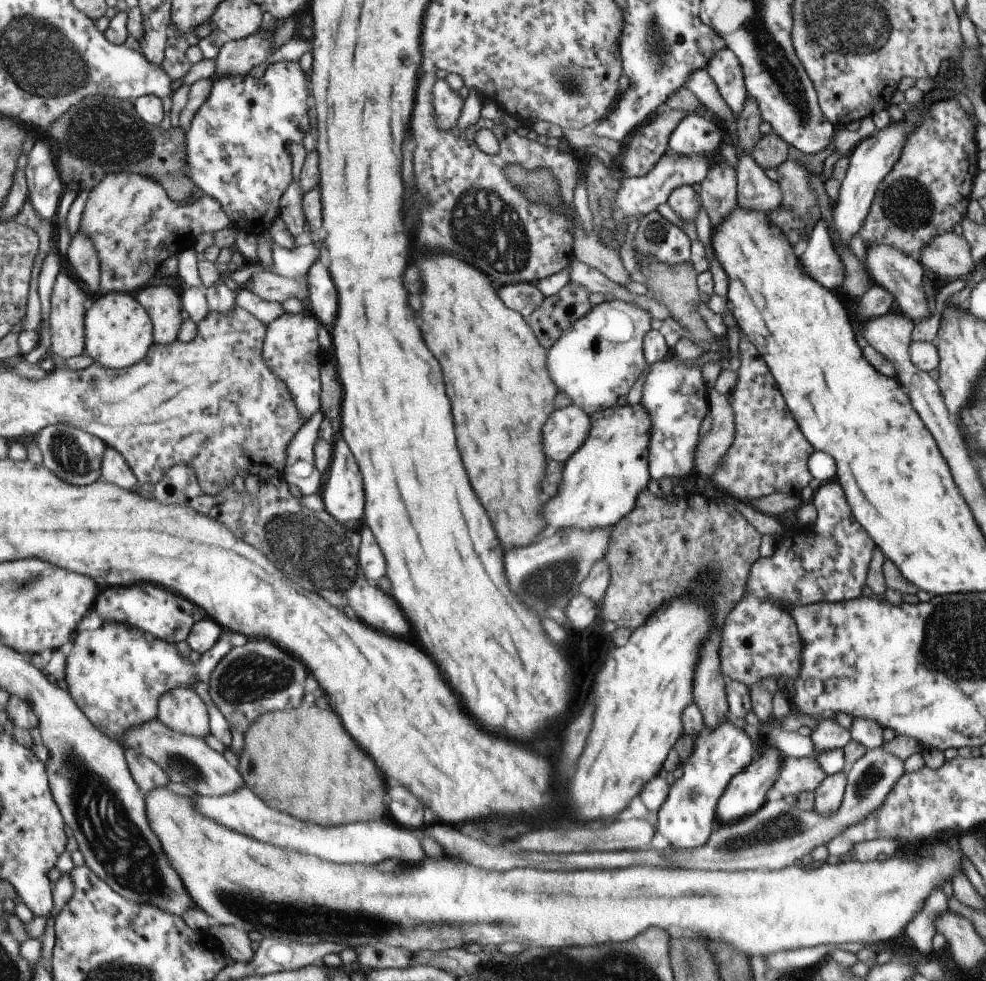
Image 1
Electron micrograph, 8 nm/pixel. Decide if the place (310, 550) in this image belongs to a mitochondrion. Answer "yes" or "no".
yes

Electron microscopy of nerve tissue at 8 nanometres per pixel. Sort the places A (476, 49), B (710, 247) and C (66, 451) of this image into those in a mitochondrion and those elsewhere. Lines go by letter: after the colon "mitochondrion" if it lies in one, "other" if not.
A: other
B: other
C: mitochondrion

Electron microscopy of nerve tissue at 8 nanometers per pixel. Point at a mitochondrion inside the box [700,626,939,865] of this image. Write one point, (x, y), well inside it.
(784, 826)

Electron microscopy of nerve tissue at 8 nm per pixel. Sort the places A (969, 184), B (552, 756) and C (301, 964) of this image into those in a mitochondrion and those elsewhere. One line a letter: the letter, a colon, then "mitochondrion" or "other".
A: other
B: other
C: other

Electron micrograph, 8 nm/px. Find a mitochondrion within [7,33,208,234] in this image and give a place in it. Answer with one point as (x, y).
(103, 135)

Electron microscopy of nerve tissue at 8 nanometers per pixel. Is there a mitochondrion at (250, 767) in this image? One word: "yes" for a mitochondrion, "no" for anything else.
no

